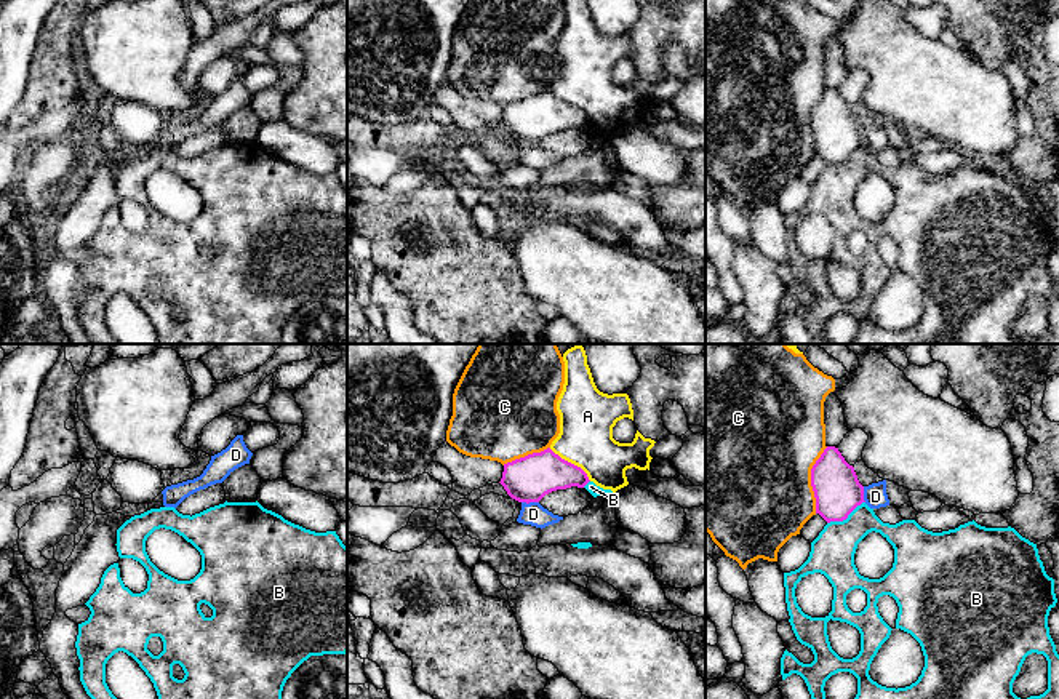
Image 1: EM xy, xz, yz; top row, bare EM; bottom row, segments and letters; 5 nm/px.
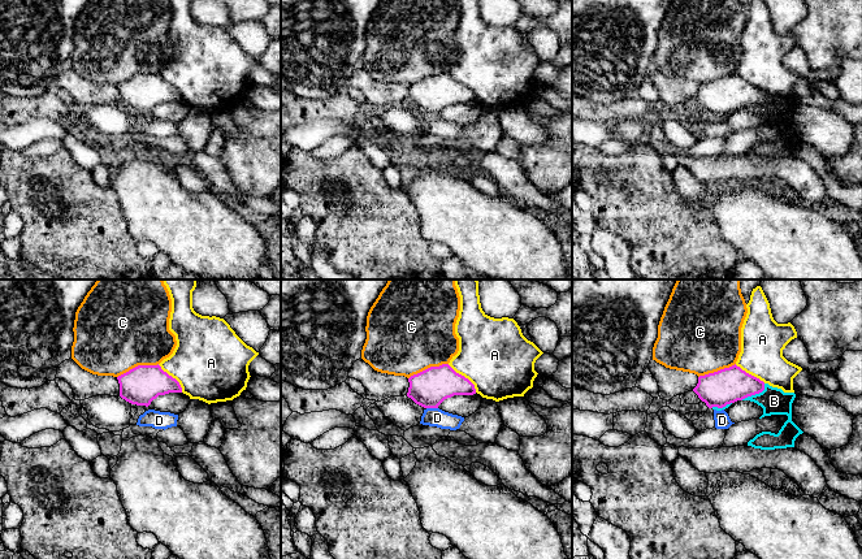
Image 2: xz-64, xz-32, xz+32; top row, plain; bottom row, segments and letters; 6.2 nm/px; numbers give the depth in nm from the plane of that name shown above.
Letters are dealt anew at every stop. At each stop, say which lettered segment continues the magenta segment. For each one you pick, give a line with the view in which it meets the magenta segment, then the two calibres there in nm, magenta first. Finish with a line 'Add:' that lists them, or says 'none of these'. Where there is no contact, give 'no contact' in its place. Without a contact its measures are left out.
Add: none of these

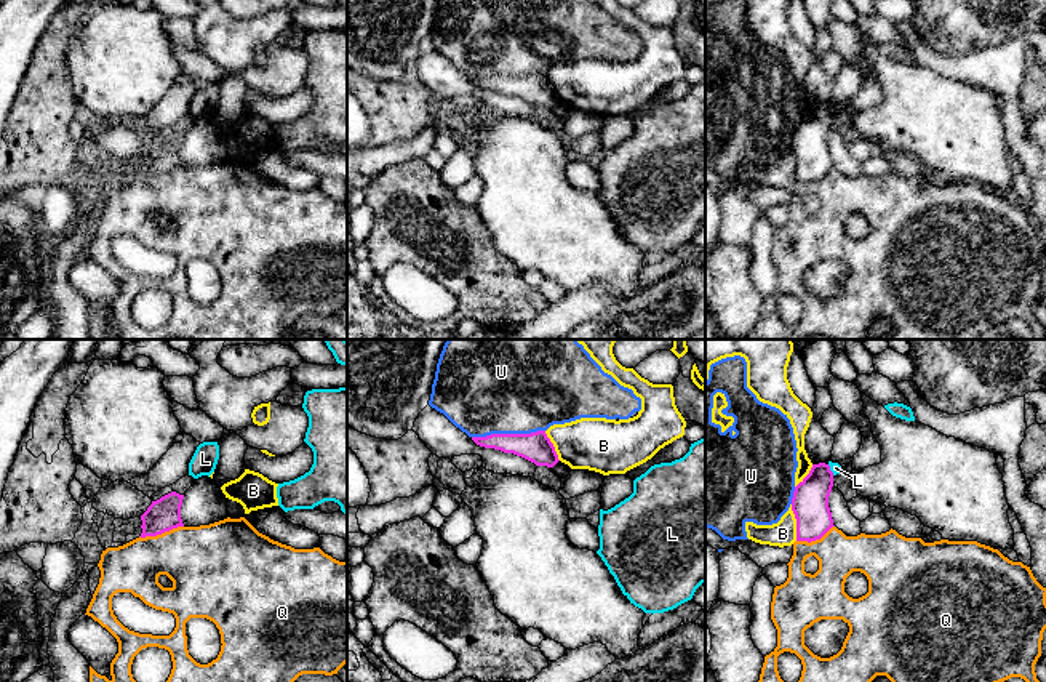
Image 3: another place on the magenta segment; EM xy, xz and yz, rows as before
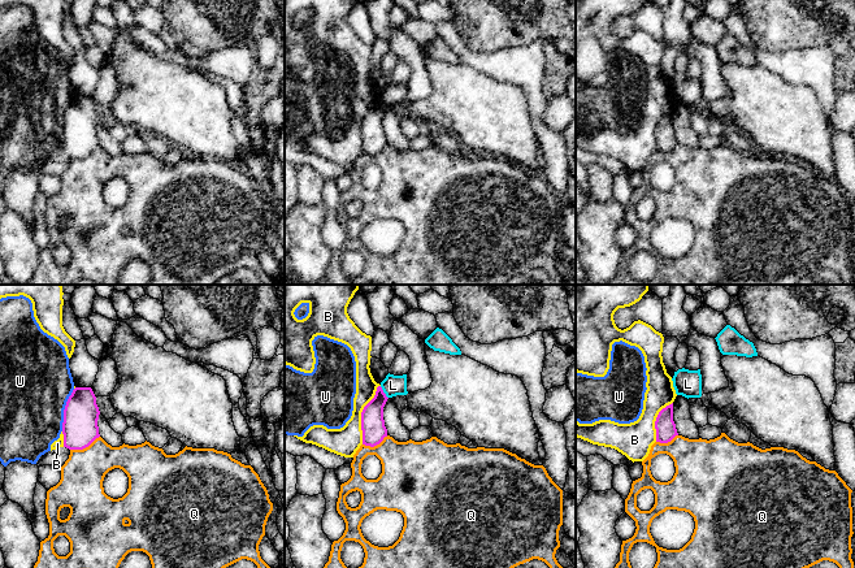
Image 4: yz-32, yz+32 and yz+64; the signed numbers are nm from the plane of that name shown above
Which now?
Add: none of these

